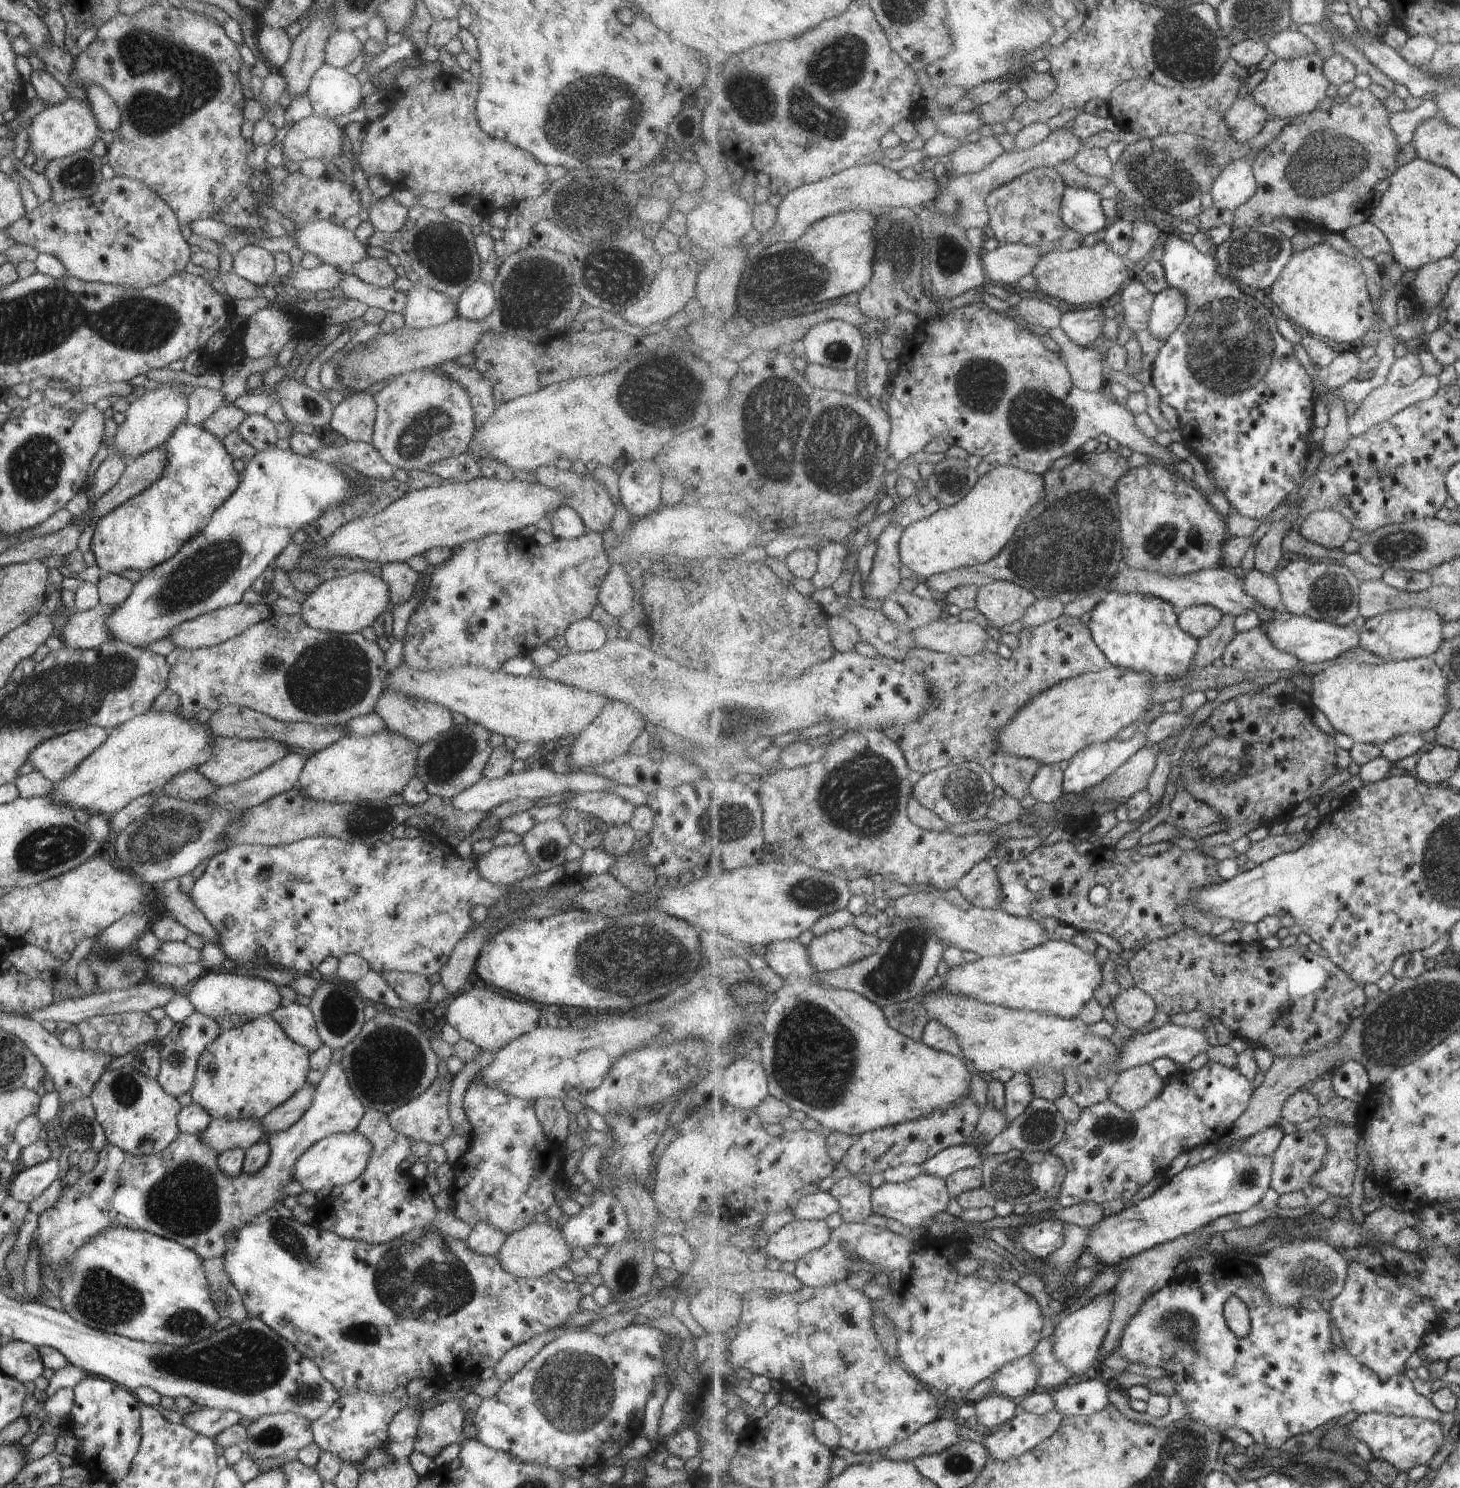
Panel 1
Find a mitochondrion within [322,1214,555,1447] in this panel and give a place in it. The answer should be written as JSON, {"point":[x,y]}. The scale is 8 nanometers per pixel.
{"point":[417,1279]}

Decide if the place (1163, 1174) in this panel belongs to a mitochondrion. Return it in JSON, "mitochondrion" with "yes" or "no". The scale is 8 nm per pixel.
{"mitochondrion":"no"}

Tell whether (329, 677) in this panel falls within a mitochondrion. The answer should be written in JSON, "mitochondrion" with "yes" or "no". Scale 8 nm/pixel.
{"mitochondrion":"yes"}

